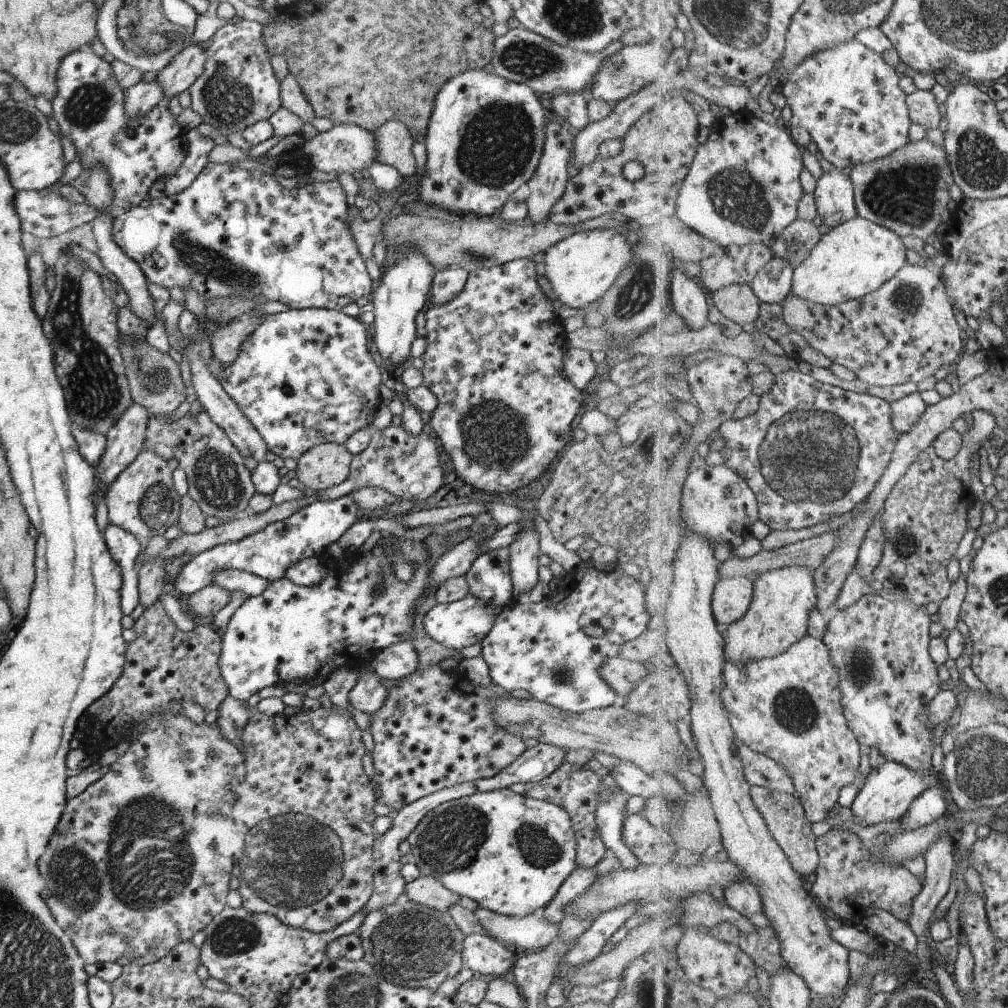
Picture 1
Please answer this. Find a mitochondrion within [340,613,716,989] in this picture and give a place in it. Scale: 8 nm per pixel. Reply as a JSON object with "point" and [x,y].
{"point":[411,945]}

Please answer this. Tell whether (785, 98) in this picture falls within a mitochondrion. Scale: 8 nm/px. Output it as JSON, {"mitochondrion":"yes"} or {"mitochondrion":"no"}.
{"mitochondrion":"no"}

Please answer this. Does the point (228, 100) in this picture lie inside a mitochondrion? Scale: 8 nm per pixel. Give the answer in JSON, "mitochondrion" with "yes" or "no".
{"mitochondrion":"yes"}

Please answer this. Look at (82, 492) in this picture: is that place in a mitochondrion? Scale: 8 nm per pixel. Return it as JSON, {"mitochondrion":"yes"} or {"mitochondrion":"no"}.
{"mitochondrion":"no"}

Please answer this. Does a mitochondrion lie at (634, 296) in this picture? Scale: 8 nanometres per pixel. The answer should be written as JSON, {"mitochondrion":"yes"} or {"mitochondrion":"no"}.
{"mitochondrion":"yes"}

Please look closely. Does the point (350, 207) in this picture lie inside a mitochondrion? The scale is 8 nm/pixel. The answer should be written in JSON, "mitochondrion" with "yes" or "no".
{"mitochondrion":"no"}

